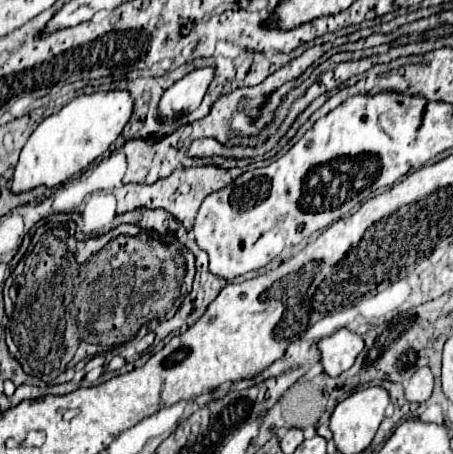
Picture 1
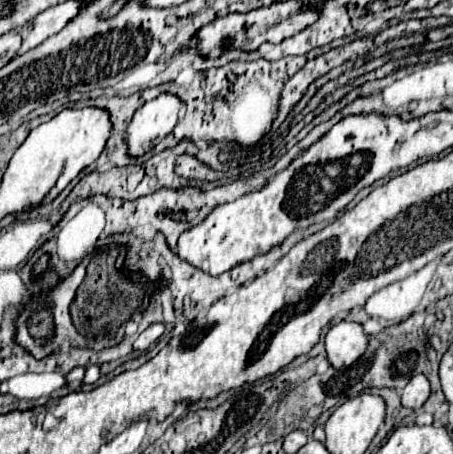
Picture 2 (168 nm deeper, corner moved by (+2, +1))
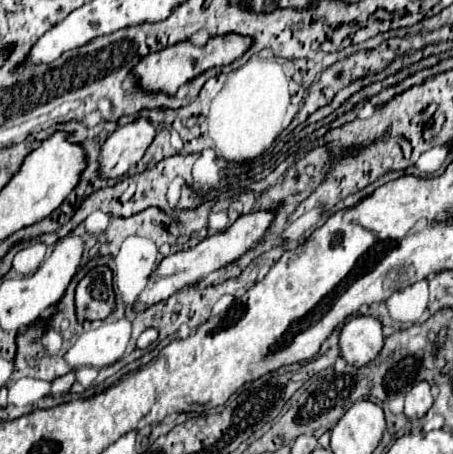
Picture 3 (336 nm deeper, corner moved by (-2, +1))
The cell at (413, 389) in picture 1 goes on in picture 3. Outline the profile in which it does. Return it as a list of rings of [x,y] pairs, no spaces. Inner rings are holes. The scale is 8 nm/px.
[[[419,382],[405,396],[405,416],[409,420],[419,420],[419,418],[423,418],[427,414],[431,404],[433,404],[433,396],[429,392],[429,384]]]

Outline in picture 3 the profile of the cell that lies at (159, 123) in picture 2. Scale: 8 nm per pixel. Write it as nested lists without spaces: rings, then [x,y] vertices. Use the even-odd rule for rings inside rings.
[[[139,118],[115,130],[101,146],[99,176],[101,178],[123,176],[131,166],[135,166],[143,158],[153,138],[155,138],[155,126],[145,118]]]

